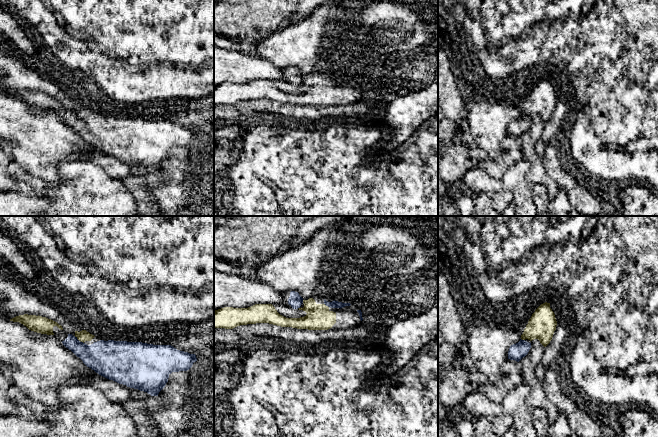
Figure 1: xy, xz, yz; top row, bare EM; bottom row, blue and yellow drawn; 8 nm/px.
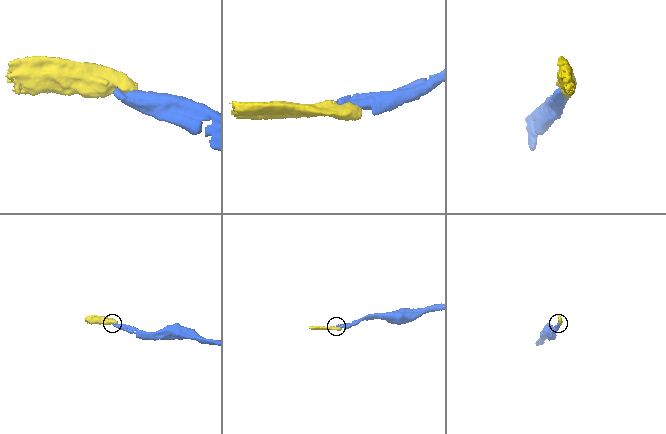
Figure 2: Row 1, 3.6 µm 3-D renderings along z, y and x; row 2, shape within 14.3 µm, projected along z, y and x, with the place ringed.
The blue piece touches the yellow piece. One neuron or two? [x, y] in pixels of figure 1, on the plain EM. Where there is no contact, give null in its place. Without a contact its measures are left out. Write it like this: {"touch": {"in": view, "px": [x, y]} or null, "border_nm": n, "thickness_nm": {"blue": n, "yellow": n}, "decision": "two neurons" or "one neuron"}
{"touch": {"in": "xy", "px": [77, 115]}, "border_nm": 60, "thickness_nm": {"blue": 260, "yellow": 90}, "decision": "one neuron"}

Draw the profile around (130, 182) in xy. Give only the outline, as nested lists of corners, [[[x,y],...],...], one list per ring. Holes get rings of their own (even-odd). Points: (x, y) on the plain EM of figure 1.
[[[149,172],[140,177],[130,176],[122,181],[137,200],[138,216],[163,216],[163,211],[154,199],[156,189],[163,183],[159,172]]]

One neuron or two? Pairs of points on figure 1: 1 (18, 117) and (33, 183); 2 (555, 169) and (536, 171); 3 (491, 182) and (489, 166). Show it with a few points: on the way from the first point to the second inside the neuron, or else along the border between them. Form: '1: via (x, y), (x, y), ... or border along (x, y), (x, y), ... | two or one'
1: border along (15, 161), (33, 175), (53, 182) | two
2: border along (542, 157), (545, 172), (560, 189) | two
3: border along (465, 173), (474, 168), (484, 168), (500, 179) | two

